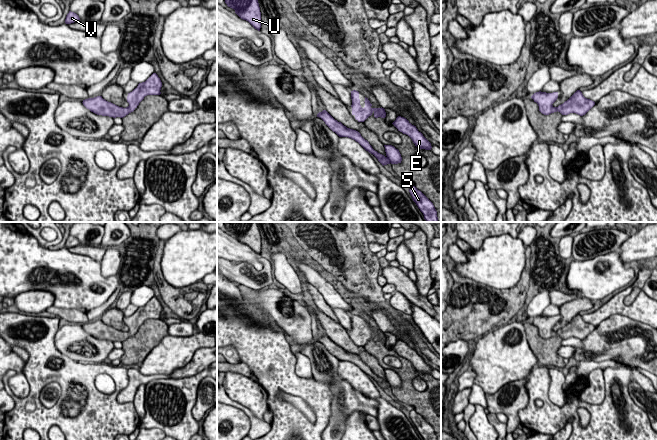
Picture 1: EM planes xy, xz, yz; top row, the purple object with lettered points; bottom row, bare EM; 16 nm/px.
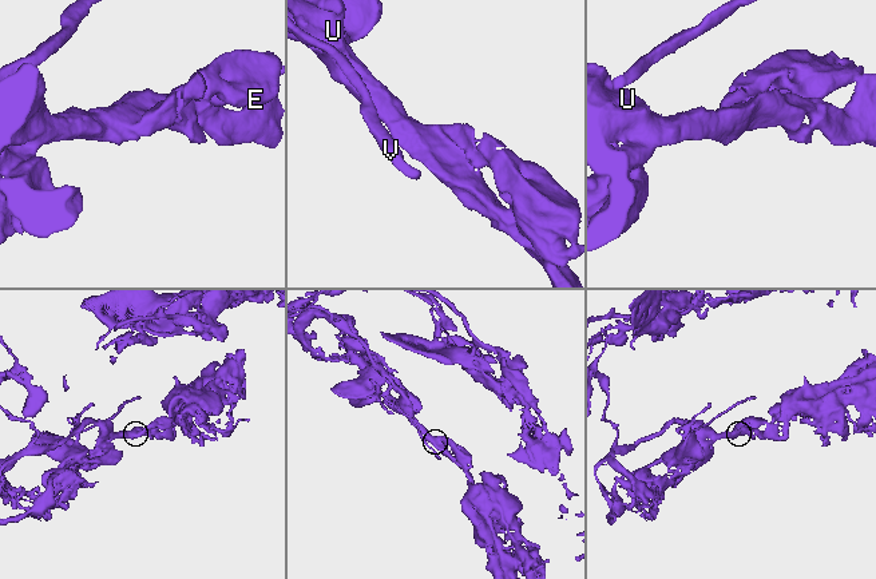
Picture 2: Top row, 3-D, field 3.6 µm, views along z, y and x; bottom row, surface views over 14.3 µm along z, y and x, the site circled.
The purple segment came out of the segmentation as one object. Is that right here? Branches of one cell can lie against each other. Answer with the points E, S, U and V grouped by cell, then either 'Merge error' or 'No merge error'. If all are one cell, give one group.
Groups: E S U V. No merge error

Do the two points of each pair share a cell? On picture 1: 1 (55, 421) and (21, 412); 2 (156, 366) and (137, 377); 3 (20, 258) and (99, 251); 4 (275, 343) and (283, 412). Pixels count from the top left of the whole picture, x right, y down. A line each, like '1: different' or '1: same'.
1: same
2: different
3: different
4: same

